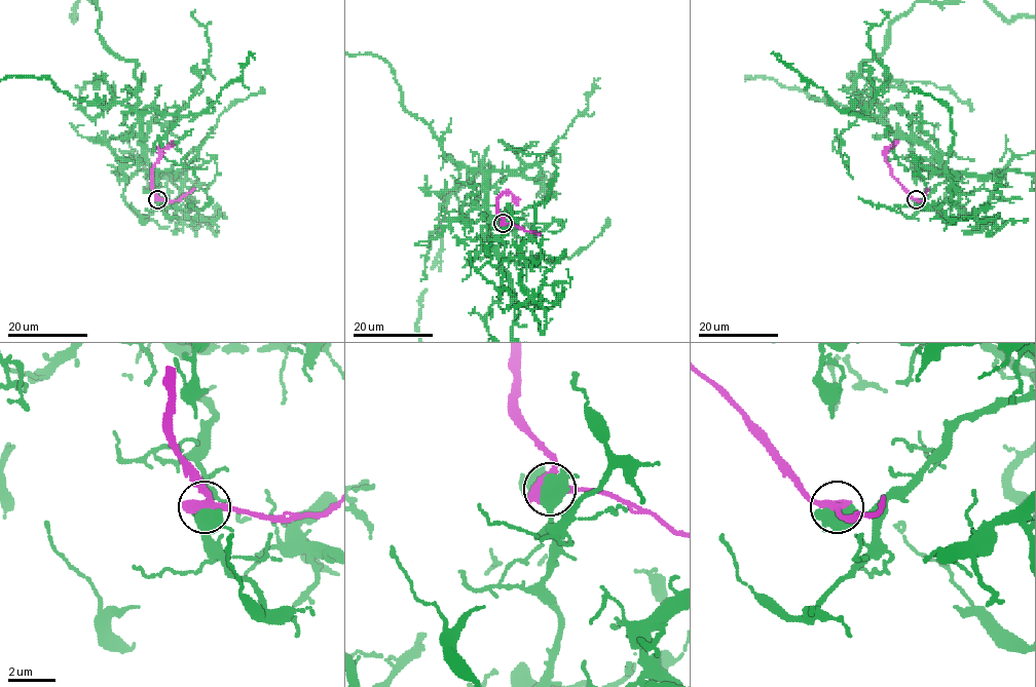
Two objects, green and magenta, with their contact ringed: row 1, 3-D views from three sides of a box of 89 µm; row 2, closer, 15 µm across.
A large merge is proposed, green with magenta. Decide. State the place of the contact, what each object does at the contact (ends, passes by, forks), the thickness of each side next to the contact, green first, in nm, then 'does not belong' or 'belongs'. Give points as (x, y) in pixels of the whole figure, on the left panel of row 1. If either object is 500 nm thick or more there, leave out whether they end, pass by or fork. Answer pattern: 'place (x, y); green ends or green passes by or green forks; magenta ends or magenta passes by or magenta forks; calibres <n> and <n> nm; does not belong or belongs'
place (157, 199); calibres 460 and 550 nm; does not belong

